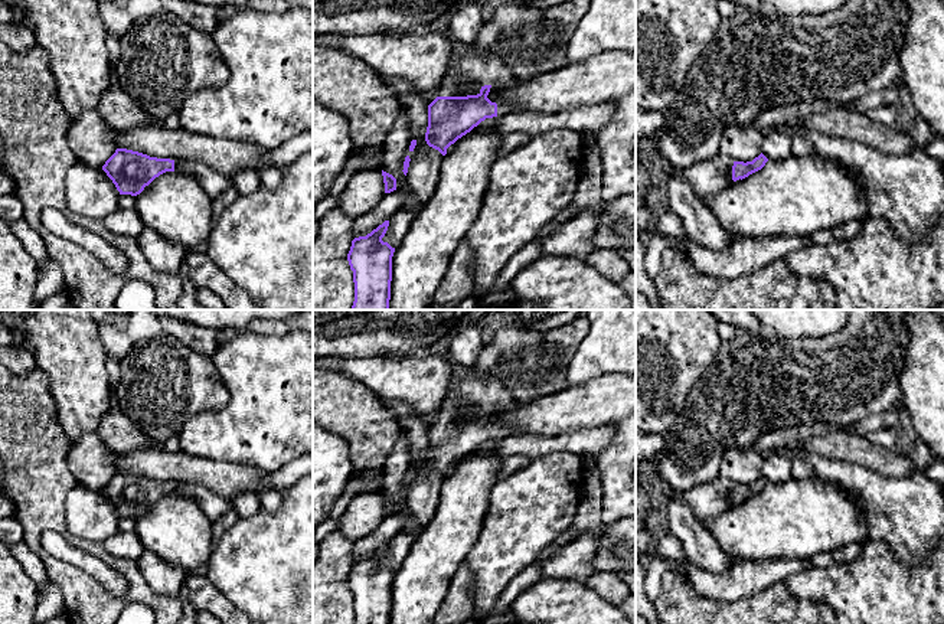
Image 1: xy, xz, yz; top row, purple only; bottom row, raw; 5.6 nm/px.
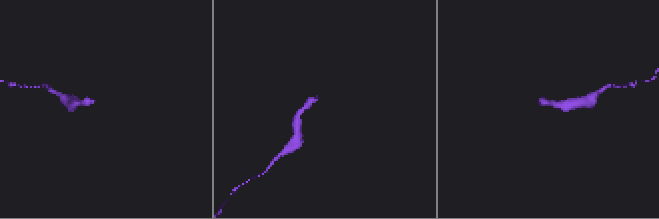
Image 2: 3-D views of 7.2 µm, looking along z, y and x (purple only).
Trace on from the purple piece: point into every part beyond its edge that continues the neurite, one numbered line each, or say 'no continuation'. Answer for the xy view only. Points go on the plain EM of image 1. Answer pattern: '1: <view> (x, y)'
1: xy (212, 505)

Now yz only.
1: yz (709, 499)

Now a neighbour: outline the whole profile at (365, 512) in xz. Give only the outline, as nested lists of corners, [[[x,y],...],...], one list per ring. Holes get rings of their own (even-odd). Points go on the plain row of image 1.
[[[382,493],[355,496],[339,517],[337,532],[352,542],[372,533],[385,517]]]

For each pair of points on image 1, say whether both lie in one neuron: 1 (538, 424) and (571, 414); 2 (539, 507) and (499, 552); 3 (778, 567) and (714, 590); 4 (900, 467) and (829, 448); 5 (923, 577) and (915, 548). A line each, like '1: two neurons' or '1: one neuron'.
1: one neuron
2: one neuron
3: one neuron
4: one neuron
5: two neurons

